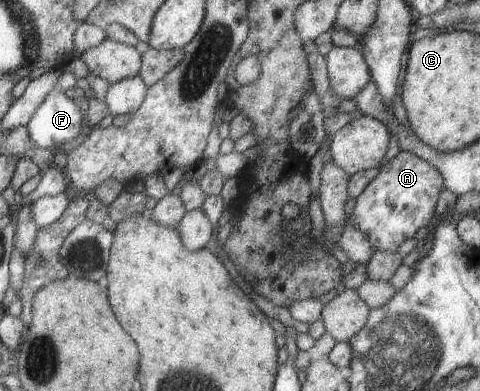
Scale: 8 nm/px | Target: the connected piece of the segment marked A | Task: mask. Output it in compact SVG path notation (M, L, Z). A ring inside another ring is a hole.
M399 151L380 167L377 177L359 194L346 224L361 231L375 251L397 252L403 241L431 223L444 189L444 179L431 163L413 152Z

